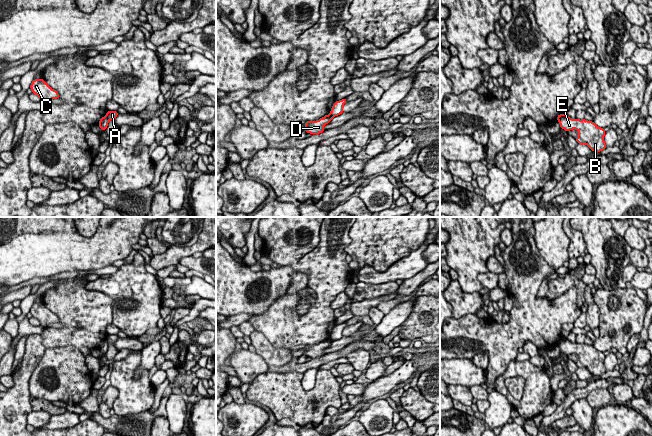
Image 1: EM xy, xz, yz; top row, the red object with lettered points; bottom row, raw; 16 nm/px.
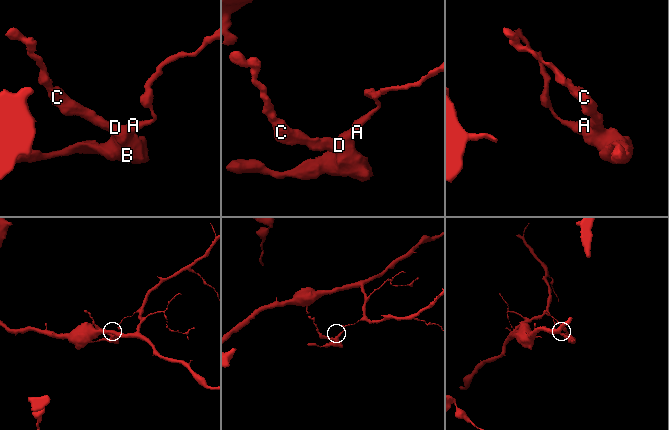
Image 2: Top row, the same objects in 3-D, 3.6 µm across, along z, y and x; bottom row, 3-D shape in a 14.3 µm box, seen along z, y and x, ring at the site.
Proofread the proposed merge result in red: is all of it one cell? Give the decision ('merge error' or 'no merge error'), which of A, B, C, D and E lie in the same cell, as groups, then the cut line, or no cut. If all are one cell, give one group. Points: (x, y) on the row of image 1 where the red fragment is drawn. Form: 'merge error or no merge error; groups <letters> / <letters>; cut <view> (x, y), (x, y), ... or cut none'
merge error; groups A / B C D E; cut xy (106, 115), (108, 121)

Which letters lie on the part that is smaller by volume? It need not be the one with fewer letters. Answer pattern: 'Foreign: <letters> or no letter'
Foreign: B, C, D, E

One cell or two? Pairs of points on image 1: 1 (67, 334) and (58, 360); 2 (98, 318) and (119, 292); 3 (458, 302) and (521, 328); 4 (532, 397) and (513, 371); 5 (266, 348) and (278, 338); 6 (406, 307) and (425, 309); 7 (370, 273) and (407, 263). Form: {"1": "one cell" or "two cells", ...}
{"1": "two cells", "2": "two cells", "3": "two cells", "4": "one cell", "5": "two cells", "6": "two cells", "7": "one cell"}

